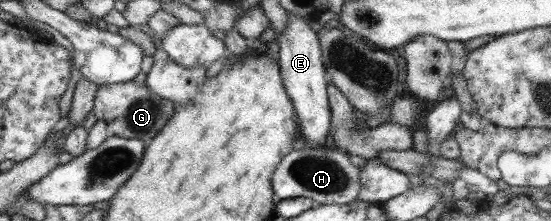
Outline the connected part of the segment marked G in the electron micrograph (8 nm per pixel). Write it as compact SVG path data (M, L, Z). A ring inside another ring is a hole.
M133 81L101 85L94 95L94 112L97 120L103 120L108 130L108 136L119 138L136 138L148 144L163 128L166 121L174 114L176 105L166 98L152 94L143 83Z

